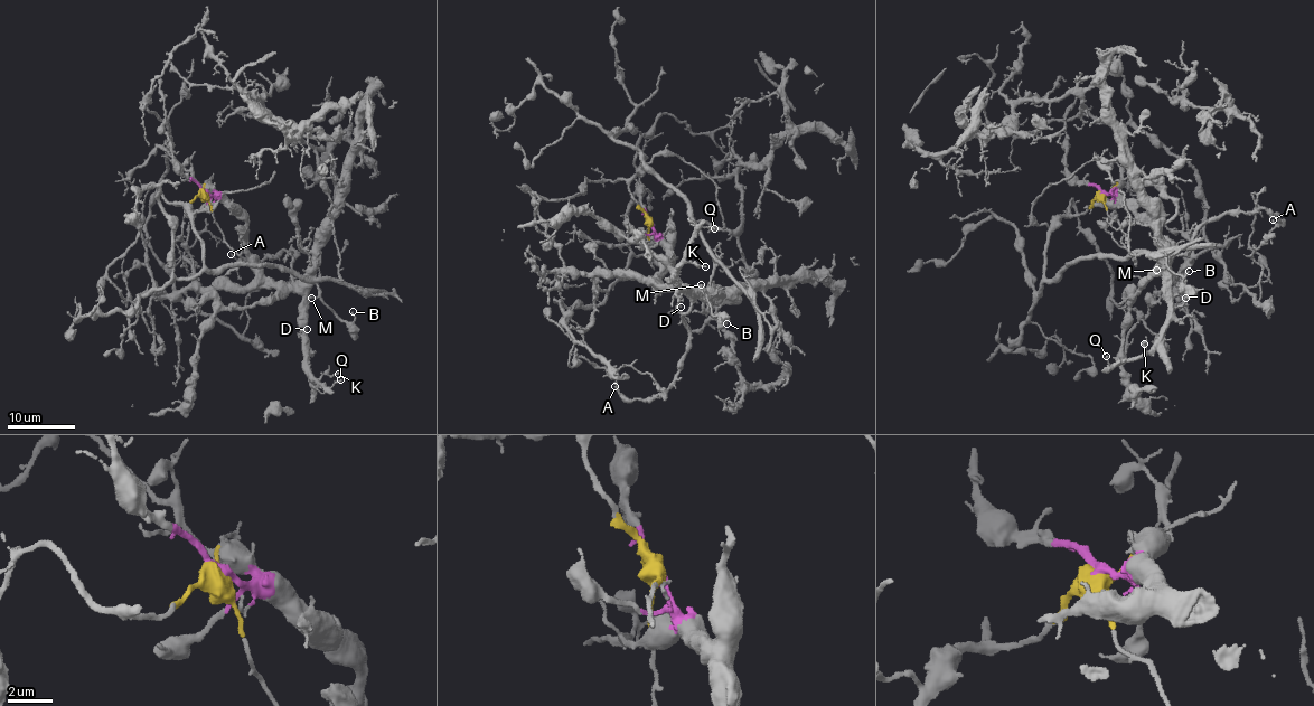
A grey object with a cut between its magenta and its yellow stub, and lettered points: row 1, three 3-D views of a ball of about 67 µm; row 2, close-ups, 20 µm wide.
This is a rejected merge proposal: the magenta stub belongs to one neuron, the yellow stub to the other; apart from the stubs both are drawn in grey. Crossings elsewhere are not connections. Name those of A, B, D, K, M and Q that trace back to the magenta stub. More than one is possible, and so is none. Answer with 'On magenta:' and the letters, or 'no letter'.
On magenta: A, B, D, K, M, Q

